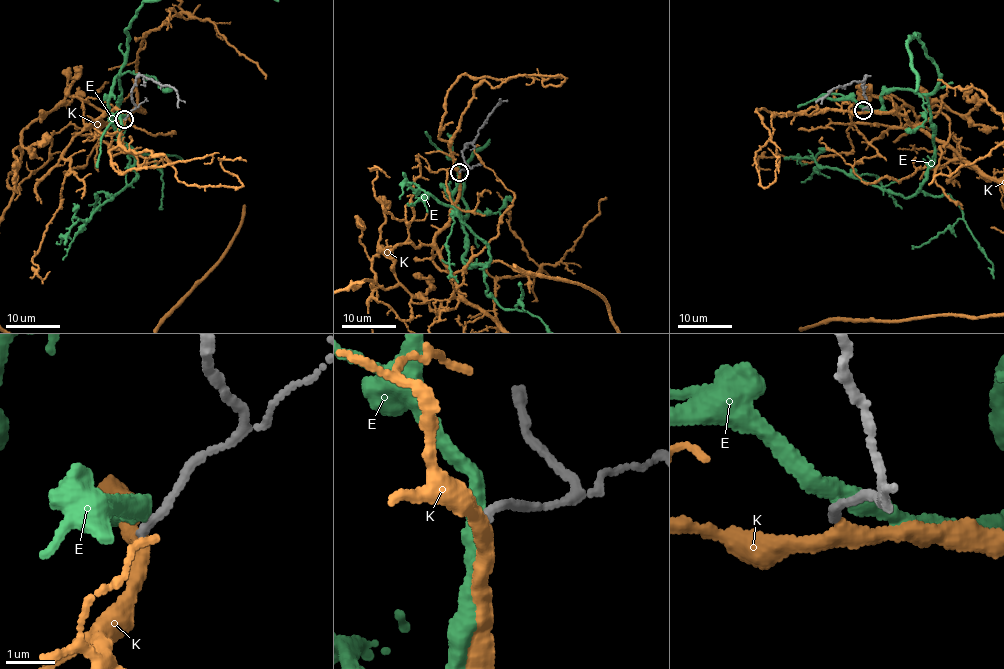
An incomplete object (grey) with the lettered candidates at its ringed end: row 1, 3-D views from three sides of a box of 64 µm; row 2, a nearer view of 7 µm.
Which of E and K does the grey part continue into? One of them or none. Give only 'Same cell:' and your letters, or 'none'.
Same cell: K

